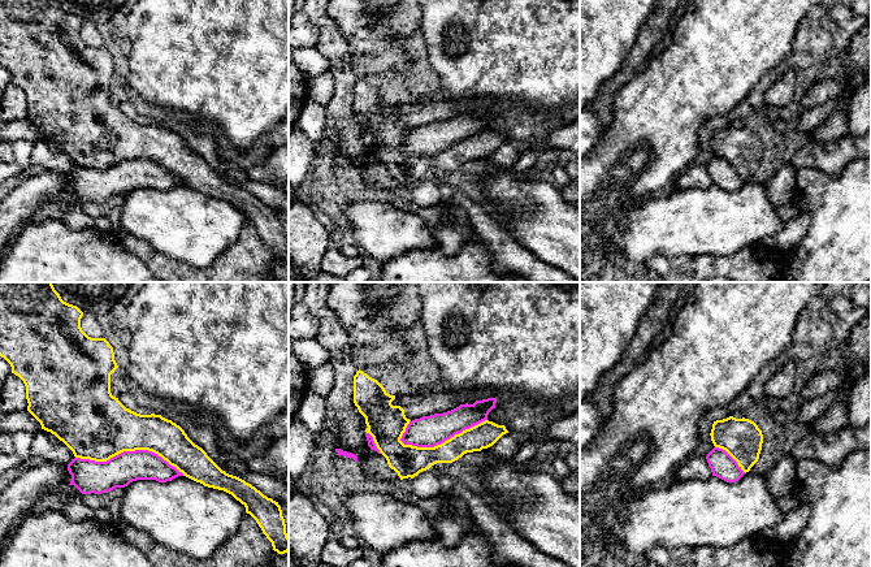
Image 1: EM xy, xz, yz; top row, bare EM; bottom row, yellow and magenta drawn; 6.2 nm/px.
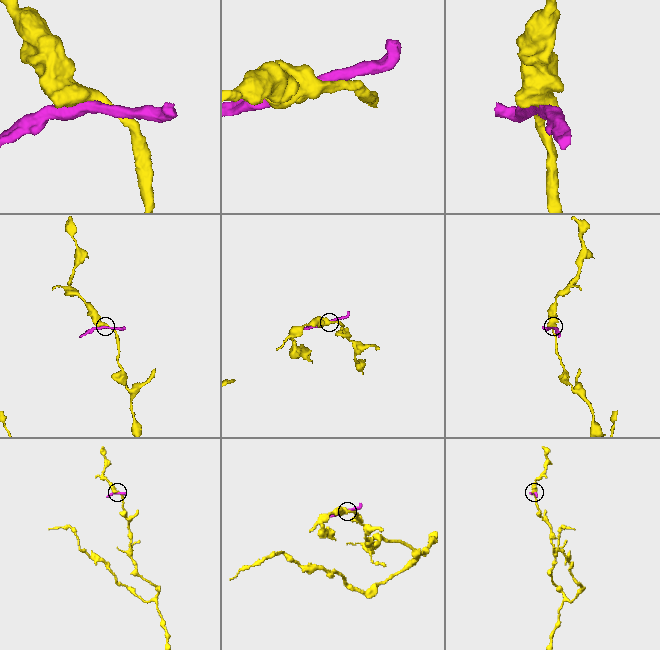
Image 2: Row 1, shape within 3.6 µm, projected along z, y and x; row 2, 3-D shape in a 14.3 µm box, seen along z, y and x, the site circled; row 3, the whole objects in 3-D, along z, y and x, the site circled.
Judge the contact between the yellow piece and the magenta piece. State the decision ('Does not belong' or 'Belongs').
Does not belong

